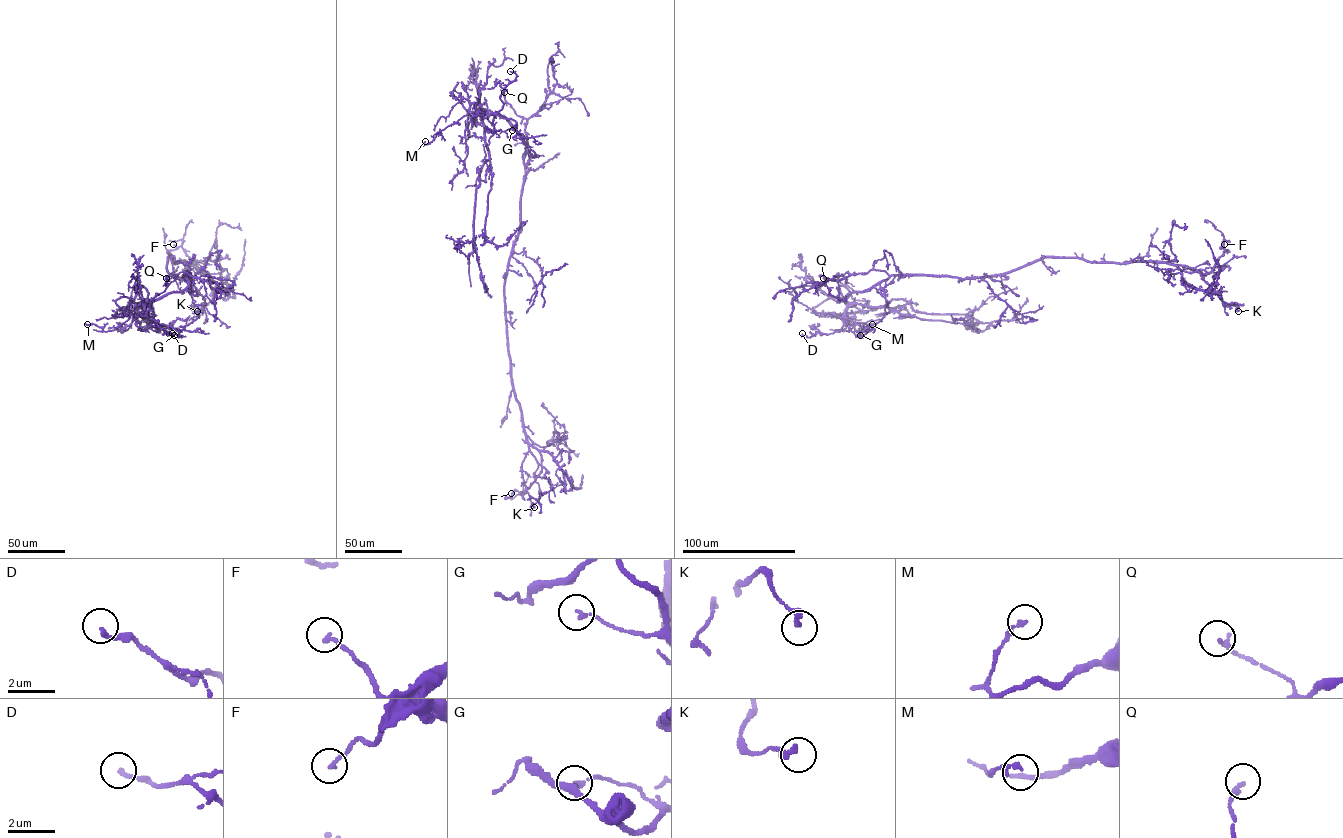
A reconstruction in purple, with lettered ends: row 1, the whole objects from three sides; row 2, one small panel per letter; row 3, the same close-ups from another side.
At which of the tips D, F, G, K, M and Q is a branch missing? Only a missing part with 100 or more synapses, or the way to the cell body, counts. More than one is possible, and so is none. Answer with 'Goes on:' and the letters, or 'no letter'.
Goes on: no letter

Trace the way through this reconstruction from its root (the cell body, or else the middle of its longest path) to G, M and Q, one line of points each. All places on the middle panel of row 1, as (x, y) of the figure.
G: (520, 225), (524, 157), (527, 148), (530, 156), (536, 154), (522, 139), (516, 123), (516, 130), (512, 130)
M: (520, 225), (526, 143), (504, 117), (482, 116), (479, 106), (472, 103), (467, 114), (423, 145), (425, 141)
Q: (520, 225), (527, 119), (516, 114), (506, 102), (504, 92)

